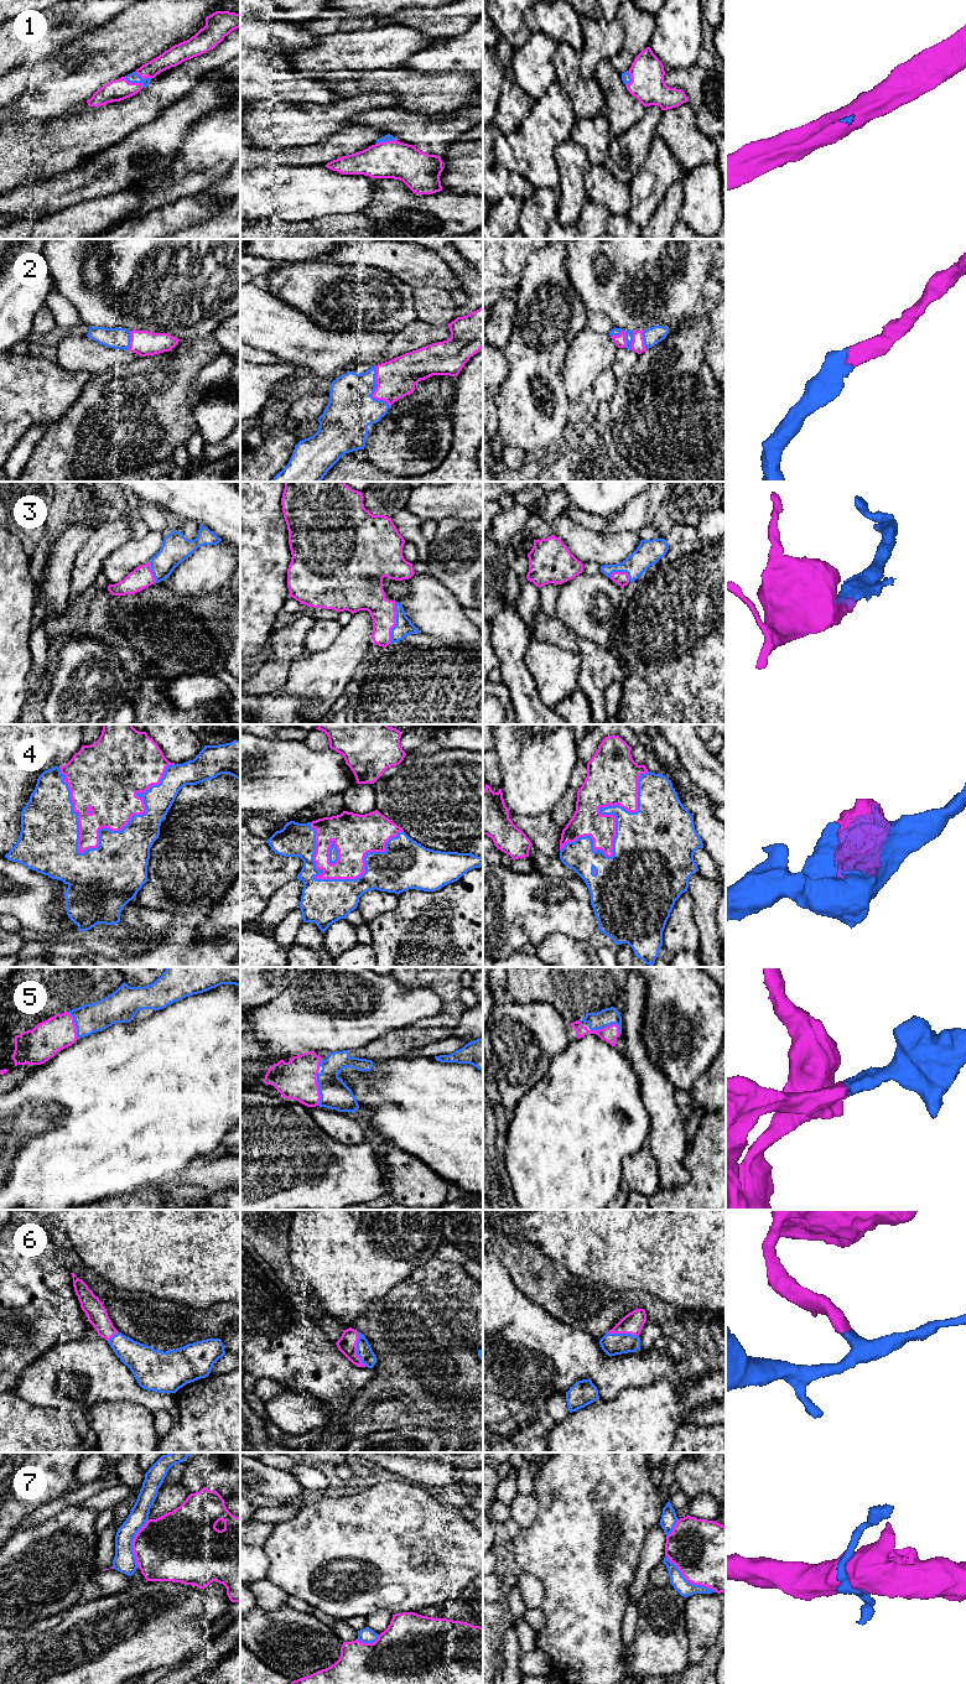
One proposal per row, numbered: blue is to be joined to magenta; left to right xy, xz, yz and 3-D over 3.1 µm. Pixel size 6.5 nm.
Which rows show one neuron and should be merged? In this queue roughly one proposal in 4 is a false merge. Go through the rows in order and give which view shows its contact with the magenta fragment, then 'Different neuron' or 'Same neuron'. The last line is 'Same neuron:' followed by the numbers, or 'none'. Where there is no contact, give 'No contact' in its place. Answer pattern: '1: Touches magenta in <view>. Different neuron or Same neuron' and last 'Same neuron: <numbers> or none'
1: Touches magenta in xy. Same neuron
2: Touches magenta in xz. Same neuron
3: Touches magenta in xz. Same neuron
4: Touches magenta in xy. Same neuron
5: Touches magenta in yz. Same neuron
6: Touches magenta in xz. Same neuron
7: Touches magenta in yz. Different neuron
Same neuron: 1, 2, 3, 4, 5, 6

